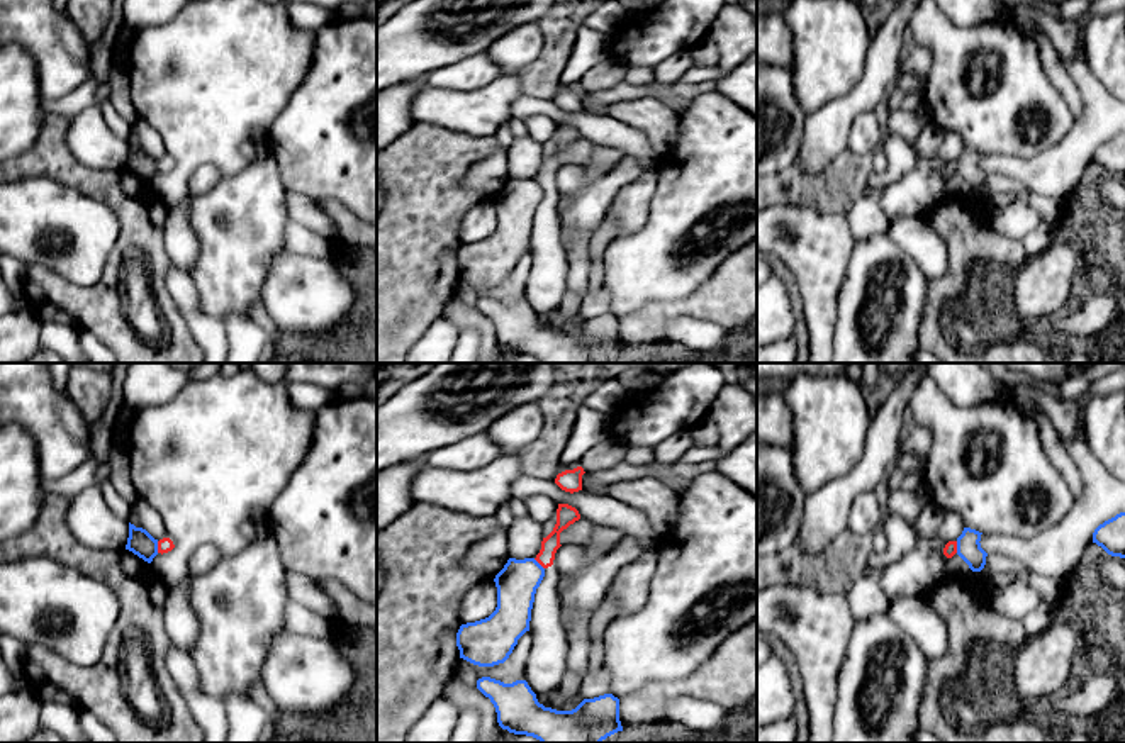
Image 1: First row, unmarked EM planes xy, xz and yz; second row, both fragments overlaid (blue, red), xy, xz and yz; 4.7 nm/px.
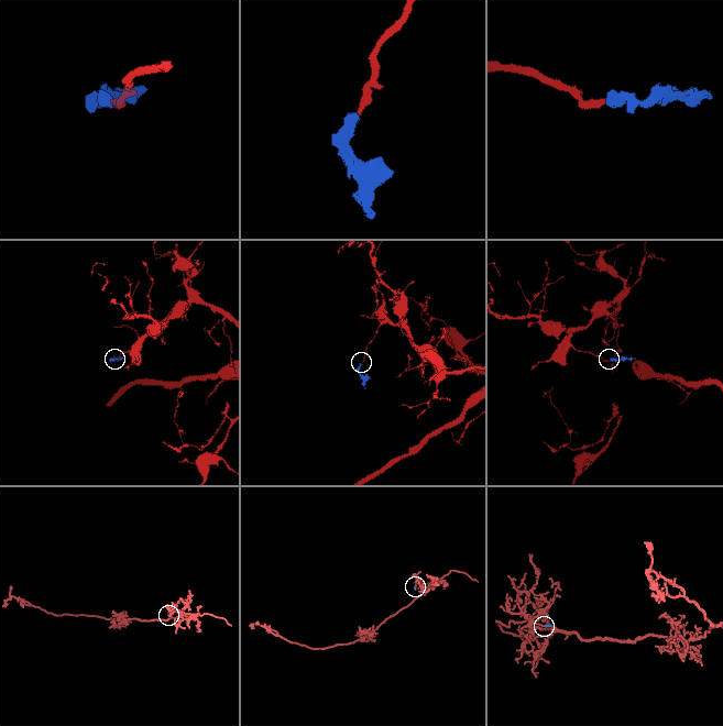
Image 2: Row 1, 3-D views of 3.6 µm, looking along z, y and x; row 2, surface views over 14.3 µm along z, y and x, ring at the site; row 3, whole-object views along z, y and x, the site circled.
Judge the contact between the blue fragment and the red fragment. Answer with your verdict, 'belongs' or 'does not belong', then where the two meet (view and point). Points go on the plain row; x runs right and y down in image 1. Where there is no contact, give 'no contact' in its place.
does not belong | xy (156, 167)

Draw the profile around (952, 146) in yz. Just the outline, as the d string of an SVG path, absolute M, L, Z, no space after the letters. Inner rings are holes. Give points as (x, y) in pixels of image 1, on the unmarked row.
M947 132L945 141L938 151L938 156L943 161L957 161L957 158L962 154L964 151L964 142L962 137L957 132Z

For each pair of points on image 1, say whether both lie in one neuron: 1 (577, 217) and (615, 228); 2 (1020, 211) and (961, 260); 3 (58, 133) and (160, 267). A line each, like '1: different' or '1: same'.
1: different
2: different
3: same

